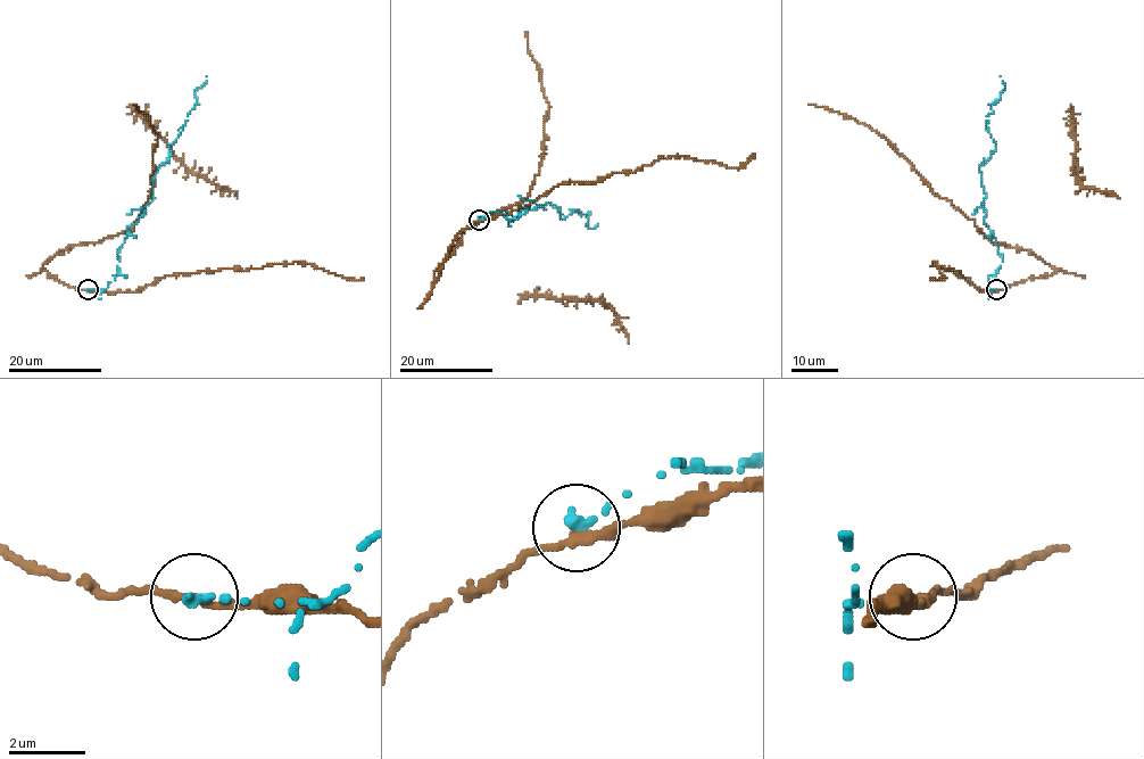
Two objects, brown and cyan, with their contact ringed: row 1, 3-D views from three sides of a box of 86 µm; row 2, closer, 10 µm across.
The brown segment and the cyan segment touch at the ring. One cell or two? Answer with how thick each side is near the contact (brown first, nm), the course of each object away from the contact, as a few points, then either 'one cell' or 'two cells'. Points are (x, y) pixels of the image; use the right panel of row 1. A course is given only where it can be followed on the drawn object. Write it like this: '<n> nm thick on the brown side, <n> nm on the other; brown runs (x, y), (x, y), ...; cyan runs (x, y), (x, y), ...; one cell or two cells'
240 nm thick on the brown side, 280 nm on the other; brown runs (997, 290), (1055, 270), (1027, 250), (993, 242), (972, 220), (936, 196), (880, 134), (838, 112), (809, 104); cyan runs (996, 290), (988, 279), (1002, 257), (985, 222), (978, 166), (996, 150), (987, 121), (1005, 89), (1000, 75); two cells

